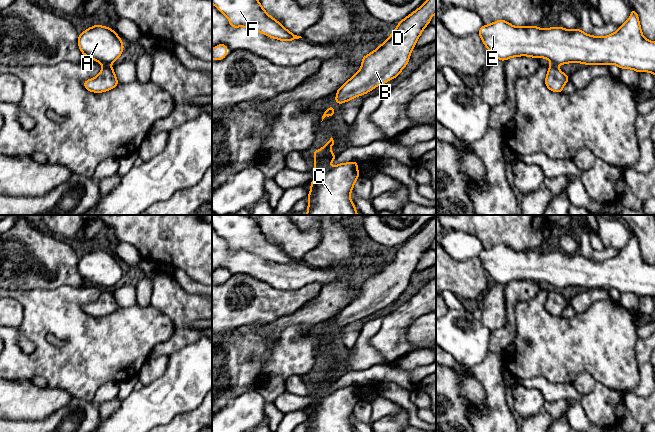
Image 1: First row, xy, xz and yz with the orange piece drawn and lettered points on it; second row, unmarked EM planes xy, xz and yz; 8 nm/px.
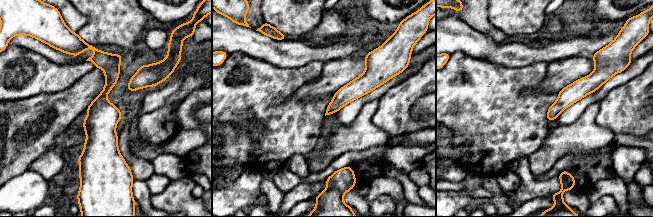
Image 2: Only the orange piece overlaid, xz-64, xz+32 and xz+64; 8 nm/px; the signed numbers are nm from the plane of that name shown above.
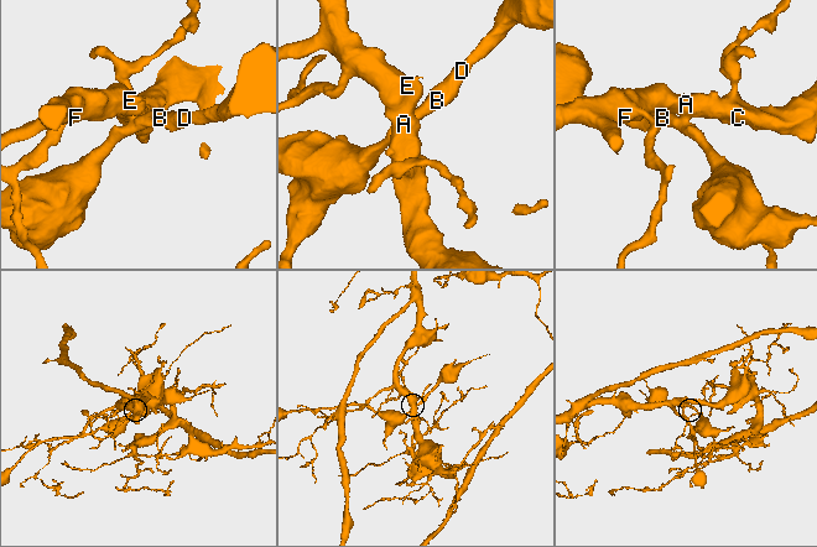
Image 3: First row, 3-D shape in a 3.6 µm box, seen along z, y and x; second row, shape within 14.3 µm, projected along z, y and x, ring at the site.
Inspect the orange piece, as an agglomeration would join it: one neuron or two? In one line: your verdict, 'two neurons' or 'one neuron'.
two neurons

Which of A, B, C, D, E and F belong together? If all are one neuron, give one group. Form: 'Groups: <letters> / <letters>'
Groups: A C E F / B D

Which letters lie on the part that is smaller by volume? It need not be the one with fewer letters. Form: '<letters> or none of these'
B, D

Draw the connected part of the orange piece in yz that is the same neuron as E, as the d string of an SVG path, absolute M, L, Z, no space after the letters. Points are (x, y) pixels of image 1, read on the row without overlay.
M634 232L628 244L616 256L604 261L586 258L579 252L568 254L562 250L548 253L538 250L517 251L506 244L483 249L478 258L495 282L504 286L511 281L543 281L555 290L567 287L607 290L614 288L621 293L633 293L638 297L650 296L655 299L655 266L643 260L639 240Z

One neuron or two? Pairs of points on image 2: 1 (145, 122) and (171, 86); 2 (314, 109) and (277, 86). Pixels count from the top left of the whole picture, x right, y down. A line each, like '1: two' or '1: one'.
1: two
2: one

